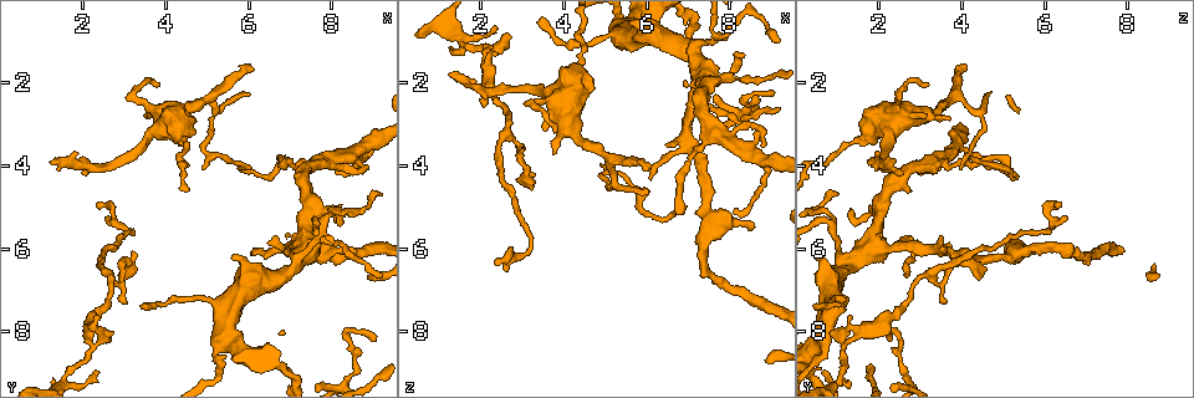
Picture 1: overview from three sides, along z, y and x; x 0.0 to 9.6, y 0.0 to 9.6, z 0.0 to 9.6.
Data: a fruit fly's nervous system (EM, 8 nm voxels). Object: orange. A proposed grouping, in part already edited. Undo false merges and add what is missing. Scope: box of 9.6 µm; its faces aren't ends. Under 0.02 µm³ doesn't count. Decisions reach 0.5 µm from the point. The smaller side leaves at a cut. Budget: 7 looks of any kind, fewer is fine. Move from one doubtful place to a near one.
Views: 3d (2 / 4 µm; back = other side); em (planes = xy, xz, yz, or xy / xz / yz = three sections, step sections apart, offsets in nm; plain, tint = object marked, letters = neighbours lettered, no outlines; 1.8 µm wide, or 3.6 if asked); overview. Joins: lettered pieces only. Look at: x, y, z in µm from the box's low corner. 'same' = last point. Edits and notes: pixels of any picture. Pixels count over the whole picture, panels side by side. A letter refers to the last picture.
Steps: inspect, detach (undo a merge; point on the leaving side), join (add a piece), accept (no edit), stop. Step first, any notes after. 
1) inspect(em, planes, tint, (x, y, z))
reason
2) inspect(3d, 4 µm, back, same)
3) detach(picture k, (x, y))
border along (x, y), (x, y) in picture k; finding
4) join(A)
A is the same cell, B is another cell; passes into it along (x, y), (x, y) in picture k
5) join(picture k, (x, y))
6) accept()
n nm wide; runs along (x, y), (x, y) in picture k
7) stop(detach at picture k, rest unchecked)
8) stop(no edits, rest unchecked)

inspect(3d, 2 µm, (2.90, 6.75, 4.45))
an open end

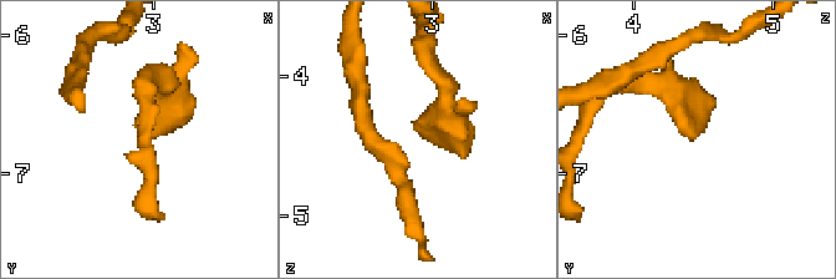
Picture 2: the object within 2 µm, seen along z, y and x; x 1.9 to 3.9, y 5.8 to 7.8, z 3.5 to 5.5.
inspect(em, planes, letters, (2.94, 6.74, 4.44))
now the EM

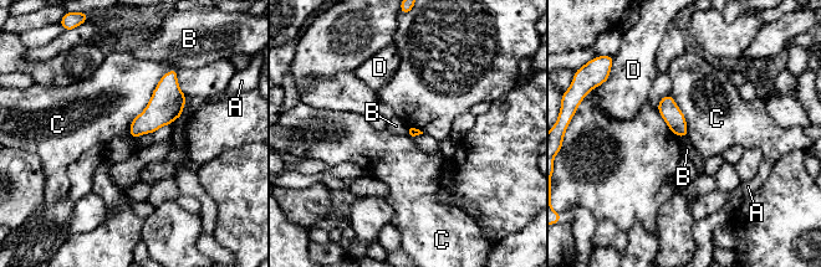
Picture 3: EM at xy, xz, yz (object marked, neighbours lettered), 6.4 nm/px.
accept()
C touches over 550 nm; A, B, C and D are other cells; border along (407, 126), (408, 134) in picture 3; no lettered piece goes on from it

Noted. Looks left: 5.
inspect(em, planes, tint, (2.35, 5.00, 6.40))
thin end

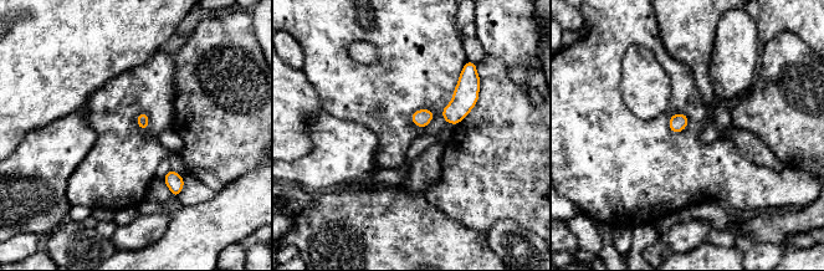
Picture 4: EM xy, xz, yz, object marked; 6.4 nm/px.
inspect(em, planes, letters, same)

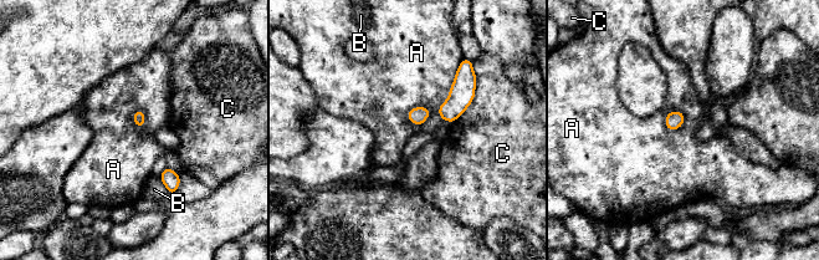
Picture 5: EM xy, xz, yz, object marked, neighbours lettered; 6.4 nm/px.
accept()
A, B and C are other cells; border along (461, 61), (438, 110), (441, 120) in picture 5; no lettered piece goes on from it

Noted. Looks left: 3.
inspect(em, planes, plain, (2.40, 7.55, 1.25))
tapers out

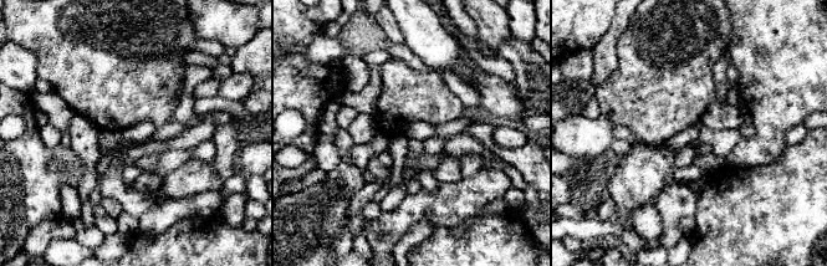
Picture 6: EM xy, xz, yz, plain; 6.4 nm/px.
inspect(em, planes, letters, same)

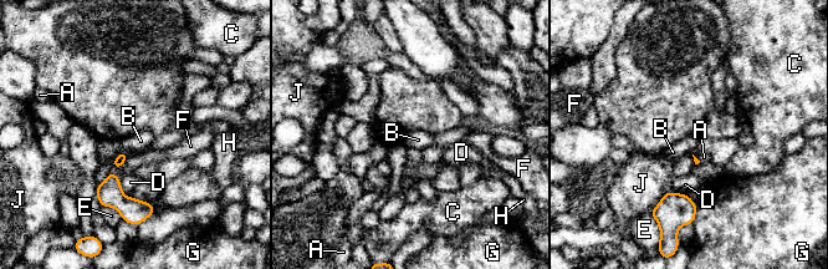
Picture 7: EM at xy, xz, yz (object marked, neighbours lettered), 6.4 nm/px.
accept()
A, B, C, D, E, F, G, H and J are other cells; border along (121, 151), (128, 155) in picture 7; none of them fits

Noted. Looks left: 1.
stop(no edits, rest unchecked)

